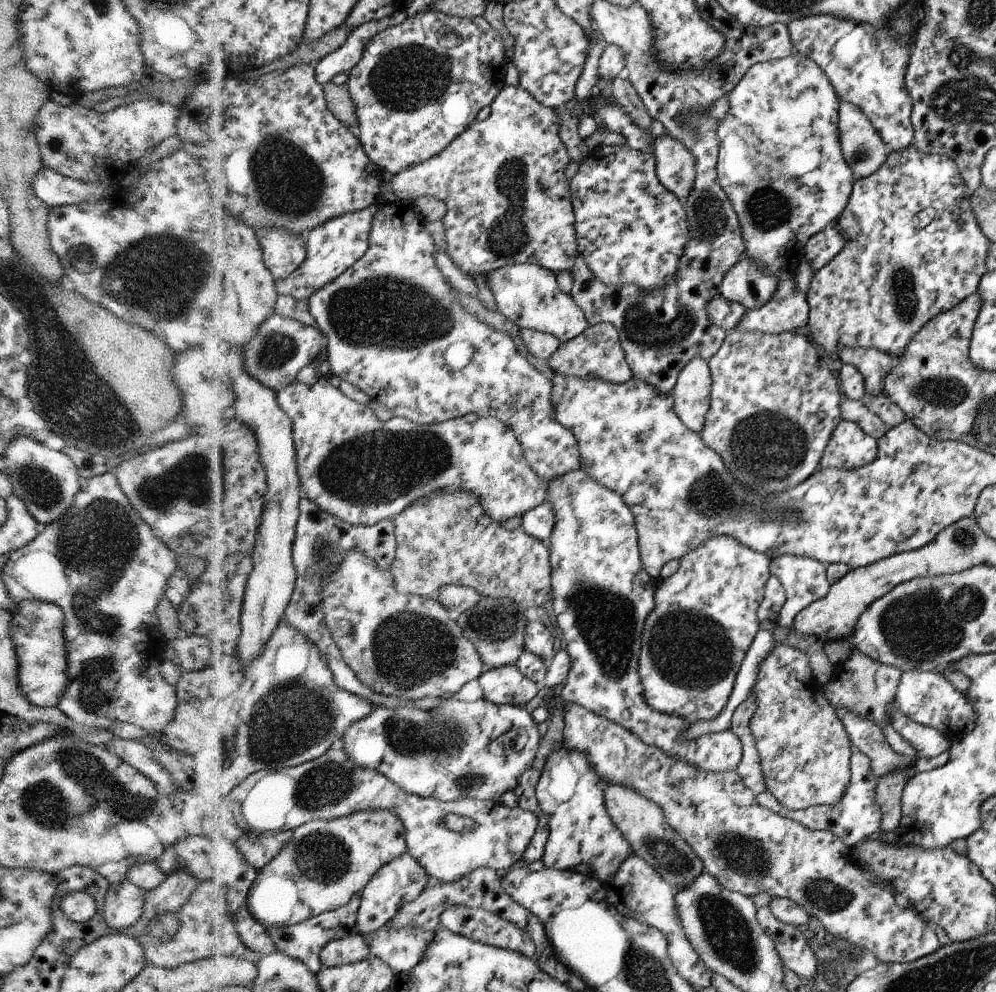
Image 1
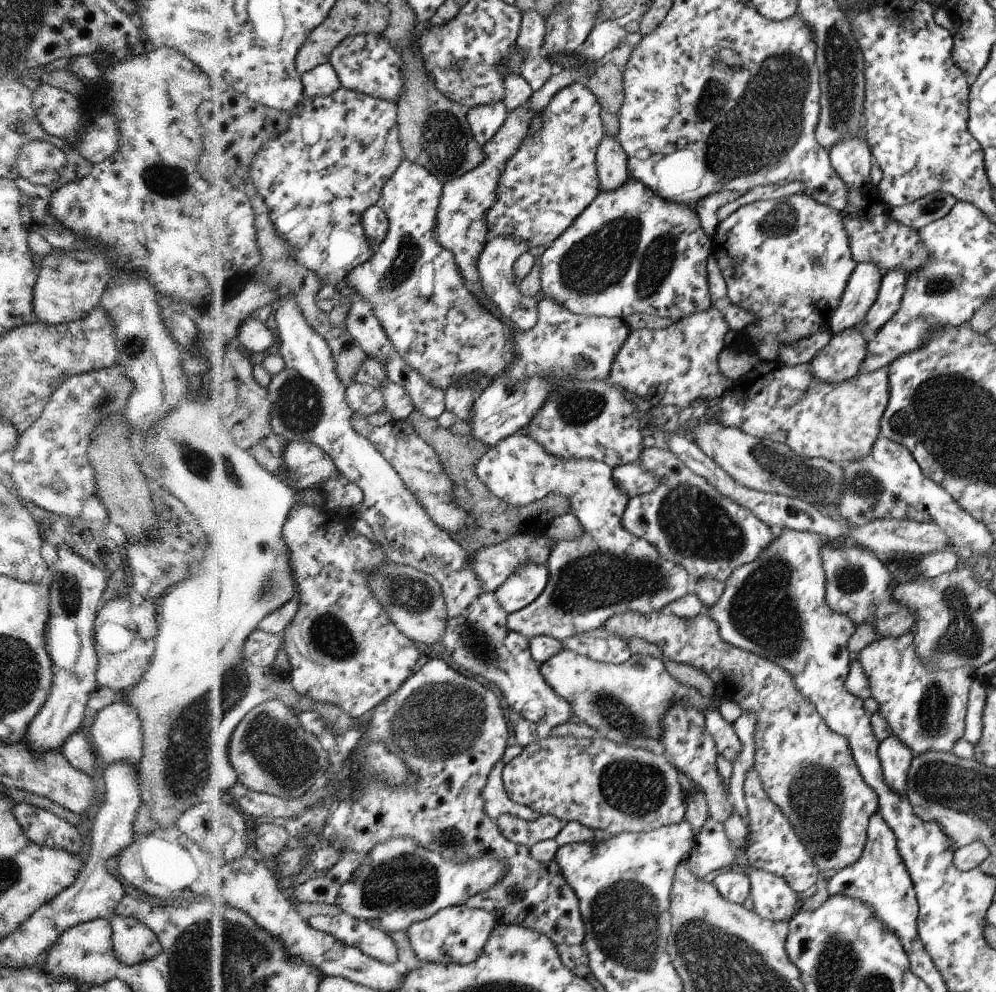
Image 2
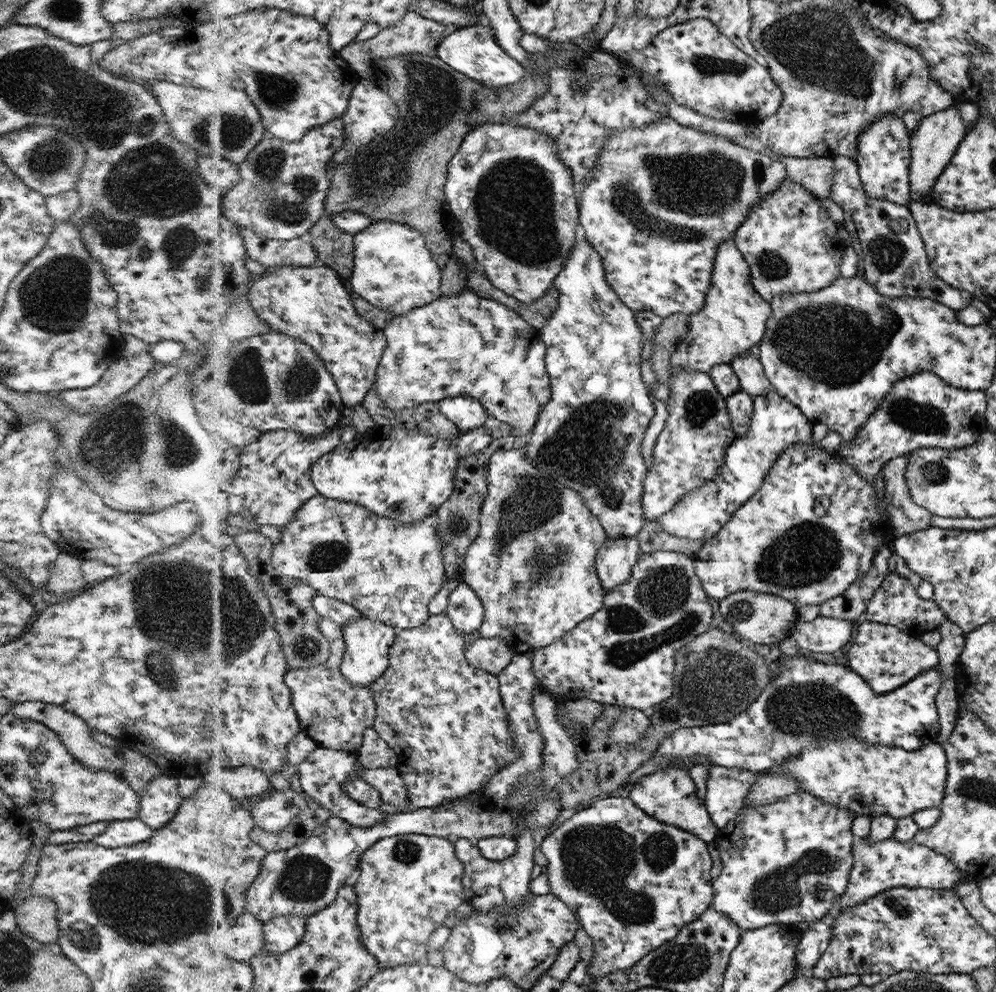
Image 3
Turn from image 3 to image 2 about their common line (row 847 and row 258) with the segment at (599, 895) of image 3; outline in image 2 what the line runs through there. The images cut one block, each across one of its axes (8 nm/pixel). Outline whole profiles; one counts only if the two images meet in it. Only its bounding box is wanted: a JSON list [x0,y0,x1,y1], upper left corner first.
[539,178,712,322]

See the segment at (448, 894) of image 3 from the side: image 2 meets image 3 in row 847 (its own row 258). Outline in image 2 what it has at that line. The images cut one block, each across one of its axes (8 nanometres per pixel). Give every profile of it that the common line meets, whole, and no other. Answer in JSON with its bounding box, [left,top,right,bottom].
[347,159,514,391]

